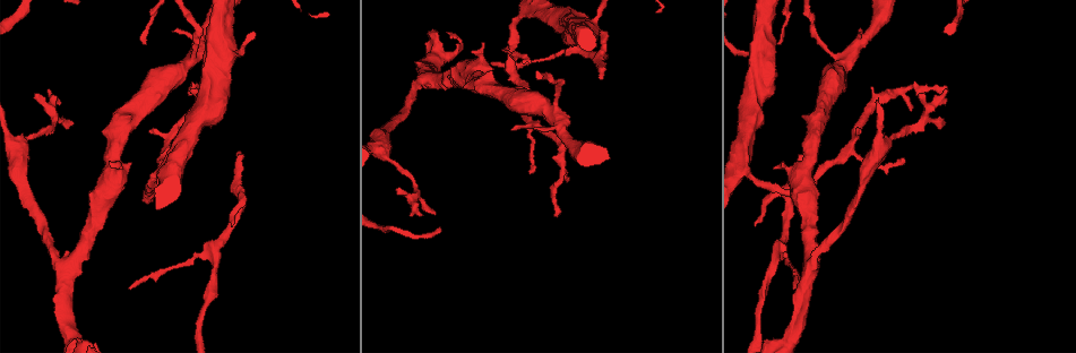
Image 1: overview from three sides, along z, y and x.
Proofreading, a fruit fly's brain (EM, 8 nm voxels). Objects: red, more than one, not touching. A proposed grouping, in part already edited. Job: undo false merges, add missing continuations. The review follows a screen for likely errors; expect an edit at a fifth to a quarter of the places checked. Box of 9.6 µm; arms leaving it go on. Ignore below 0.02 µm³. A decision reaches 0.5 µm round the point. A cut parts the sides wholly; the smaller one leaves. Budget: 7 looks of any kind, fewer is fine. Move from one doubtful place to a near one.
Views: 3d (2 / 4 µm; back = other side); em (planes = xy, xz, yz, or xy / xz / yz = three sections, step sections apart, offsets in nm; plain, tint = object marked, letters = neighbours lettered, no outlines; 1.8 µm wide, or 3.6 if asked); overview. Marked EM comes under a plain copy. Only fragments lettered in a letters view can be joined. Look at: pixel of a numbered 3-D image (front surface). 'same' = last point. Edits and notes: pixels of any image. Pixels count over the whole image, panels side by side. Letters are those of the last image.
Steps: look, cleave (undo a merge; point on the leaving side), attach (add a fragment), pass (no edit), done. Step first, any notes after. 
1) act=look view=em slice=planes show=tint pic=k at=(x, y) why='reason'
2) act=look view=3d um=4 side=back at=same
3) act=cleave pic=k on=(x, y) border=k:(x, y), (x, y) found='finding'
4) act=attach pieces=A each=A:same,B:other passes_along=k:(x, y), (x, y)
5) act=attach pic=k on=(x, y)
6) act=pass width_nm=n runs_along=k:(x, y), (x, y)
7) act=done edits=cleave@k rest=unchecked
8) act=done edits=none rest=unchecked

act=look view=em slice=yz step=16 show=letters pic=1 at=(238, 151) why='free end'

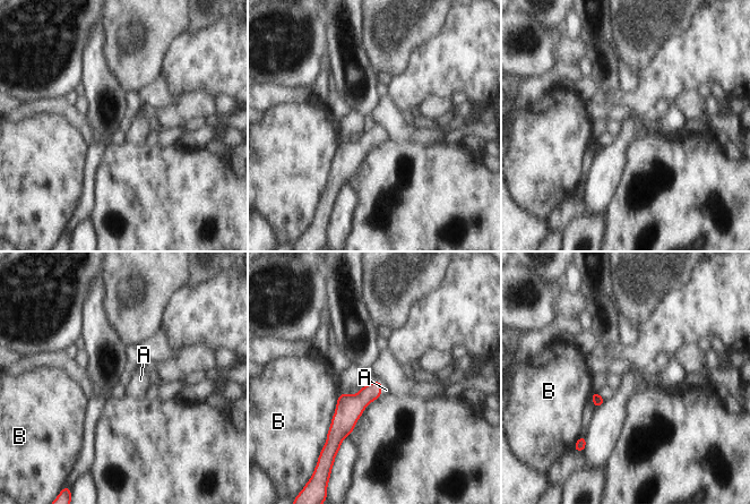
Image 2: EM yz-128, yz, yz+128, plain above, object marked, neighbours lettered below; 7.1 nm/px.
act=look view=em slice=planes show=letters at=same why='cut it another way'

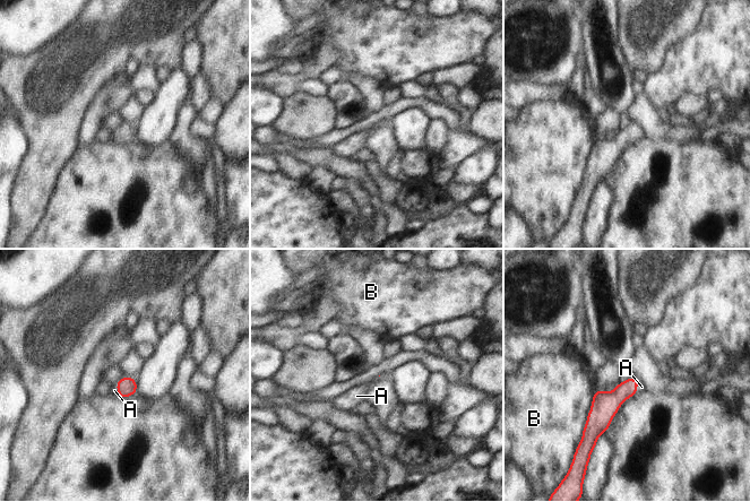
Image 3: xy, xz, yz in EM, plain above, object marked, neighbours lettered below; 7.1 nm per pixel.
act=attach pieces=A each=A:same,B:other found='it goes on there'

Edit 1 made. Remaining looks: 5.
act=look view=3d um=2 pic=1 at=(755, 226) why='thin end'

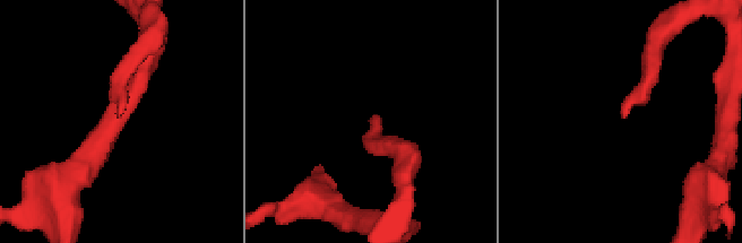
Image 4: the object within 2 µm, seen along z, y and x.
act=look view=em slice=xy step=8 show=letters pic=4 at=(119, 116) why='shape alone is not enough'

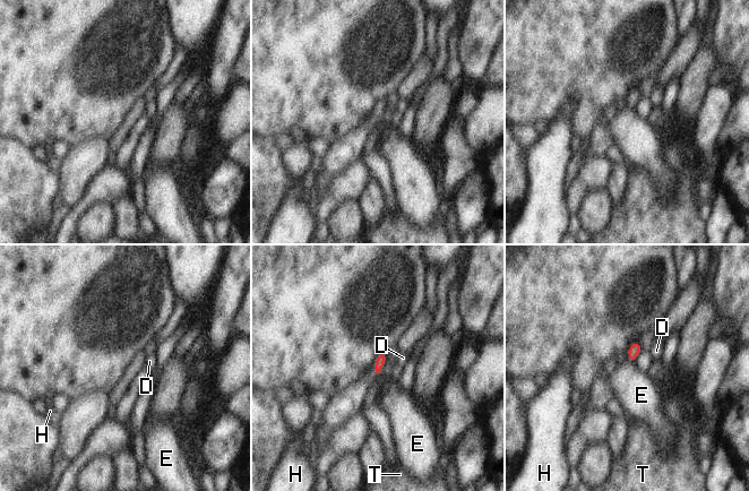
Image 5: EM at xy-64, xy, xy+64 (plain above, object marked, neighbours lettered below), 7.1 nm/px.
act=pass each=D:other,E:other,H:other,T:other border=5:(376, 372), (380, 373) found='none of them fits'

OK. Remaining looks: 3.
act=done edits=attach@3 rest=unchecked

